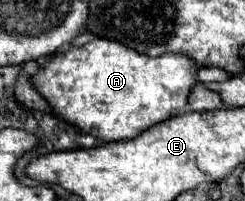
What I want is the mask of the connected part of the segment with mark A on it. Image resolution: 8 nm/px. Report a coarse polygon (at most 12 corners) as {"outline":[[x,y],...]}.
{"outline":[[94,39],[32,85],[54,115],[122,141],[188,105],[196,63]]}

